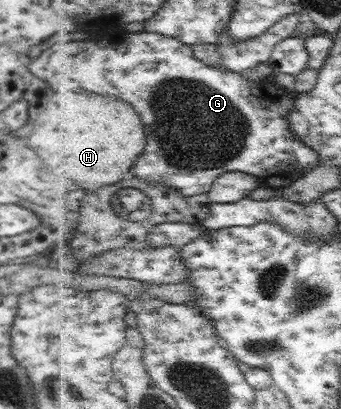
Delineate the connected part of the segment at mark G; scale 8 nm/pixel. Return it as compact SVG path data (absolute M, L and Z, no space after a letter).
M132 32L127 36L124 42L116 42L112 48L112 42L106 40L88 40L88 42L72 42L72 44L54 44L52 48L47 48L40 54L38 60L34 60L30 64L32 74L38 79L45 80L55 93L59 92L79 92L90 94L112 94L112 96L120 96L132 104L136 104L138 112L144 116L144 122L147 125L149 143L147 150L140 156L139 162L135 164L130 176L138 175L147 180L149 183L164 183L169 187L178 189L183 195L196 196L199 194L209 193L215 186L215 182L227 172L242 171L249 172L254 176L258 176L264 186L281 189L288 186L294 186L294 183L307 174L310 174L316 167L323 162L323 156L318 149L312 145L305 143L304 139L296 137L290 128L291 112L297 108L297 101L301 100L300 96L294 96L288 89L284 90L277 86L270 78L263 78L261 81L248 80L243 73L239 73L229 69L228 67L216 67L206 64L196 57L193 45L186 44L183 40L175 36L166 36L162 33L149 32Z

